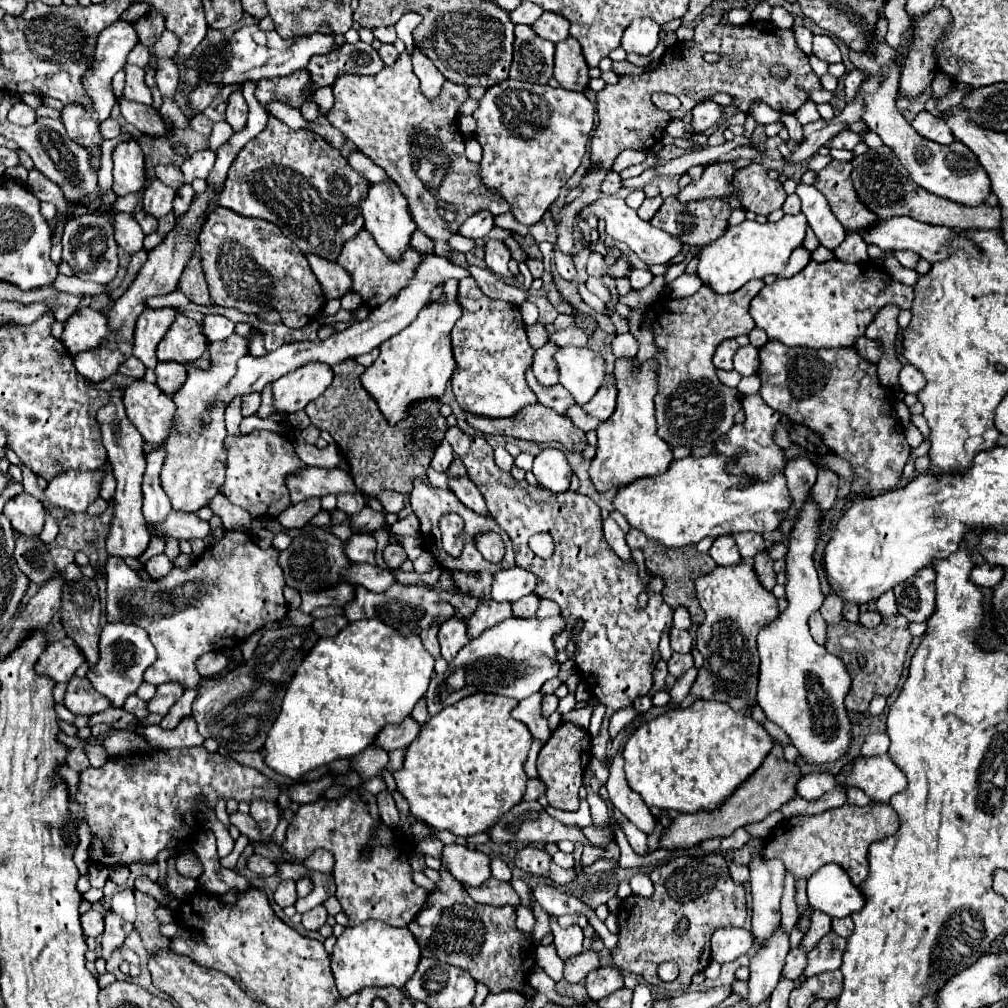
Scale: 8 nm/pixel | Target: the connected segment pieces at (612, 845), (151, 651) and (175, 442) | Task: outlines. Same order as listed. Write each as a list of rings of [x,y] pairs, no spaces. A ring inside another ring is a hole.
[[[615,840],[607,842],[603,846],[595,846],[595,848],[601,848],[603,850],[603,858],[607,858],[607,860],[619,860],[619,856],[621,856],[621,850],[619,850]]]
[[[109,622],[105,624],[99,640],[99,664],[87,672],[93,688],[105,694],[113,706],[123,706],[129,694],[135,694],[137,686],[143,682],[143,672],[155,662],[155,648],[151,642],[129,642],[129,624]]]
[[[253,328],[247,336],[231,334],[223,342],[211,342],[209,344],[209,368],[199,370],[193,362],[187,364],[187,382],[183,388],[173,396],[177,404],[177,436],[171,436],[167,444],[163,446],[167,452],[163,470],[161,470],[161,484],[167,496],[171,498],[171,504],[175,510],[185,512],[197,512],[199,508],[207,506],[209,500],[219,492],[225,478],[225,404],[223,402],[211,402],[213,396],[219,394],[223,386],[235,376],[237,372],[237,360],[249,354],[249,342],[255,334],[261,334],[257,328]],[[203,414],[211,416],[211,422],[203,422]]]

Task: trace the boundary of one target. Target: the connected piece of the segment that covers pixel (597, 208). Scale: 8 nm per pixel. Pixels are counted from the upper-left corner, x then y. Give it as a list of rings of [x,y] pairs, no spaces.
[[[603,196],[603,198],[595,200],[595,202],[585,204],[585,206],[579,210],[579,218],[585,220],[587,216],[595,216],[597,220],[603,220],[603,222],[605,222],[605,232],[607,232],[613,240],[625,242],[625,244],[627,244],[645,264],[649,264],[649,266],[653,266],[653,264],[669,264],[669,260],[673,260],[673,258],[681,252],[681,248],[683,248],[683,244],[681,244],[677,238],[673,238],[671,234],[667,234],[667,232],[663,232],[663,230],[651,226],[649,222],[641,220],[641,218],[637,216],[637,212],[635,212],[633,208],[629,208],[629,206],[625,204],[625,200],[619,198],[619,196]]]

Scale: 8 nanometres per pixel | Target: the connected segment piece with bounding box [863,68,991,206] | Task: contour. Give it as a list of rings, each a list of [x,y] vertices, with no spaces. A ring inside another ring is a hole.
[[[891,70],[887,74],[887,78],[883,80],[881,88],[877,94],[867,96],[865,98],[865,114],[863,114],[863,122],[867,124],[867,128],[875,134],[881,136],[881,140],[897,154],[897,158],[901,160],[901,164],[907,168],[911,180],[925,188],[927,192],[959,202],[963,206],[979,206],[985,204],[987,196],[991,194],[991,180],[987,178],[987,172],[983,170],[983,166],[979,164],[979,160],[975,158],[975,154],[961,142],[953,142],[949,146],[931,142],[923,136],[919,136],[911,124],[897,112],[895,108],[895,92],[899,88],[899,70]]]

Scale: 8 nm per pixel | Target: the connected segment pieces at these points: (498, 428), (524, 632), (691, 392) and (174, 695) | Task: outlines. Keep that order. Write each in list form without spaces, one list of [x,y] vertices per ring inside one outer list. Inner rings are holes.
[[[533,404],[527,406],[523,410],[523,414],[515,416],[515,418],[481,418],[481,416],[471,416],[469,414],[469,424],[483,432],[483,434],[501,434],[501,436],[511,436],[511,438],[521,438],[521,440],[529,440],[529,442],[539,442],[539,444],[549,444],[549,446],[557,446],[557,448],[565,448],[565,452],[583,452],[583,448],[587,446],[587,438],[585,434],[567,418],[567,416],[559,416],[555,410],[543,406],[543,404]]]
[[[563,616],[553,618],[507,618],[501,624],[485,630],[479,638],[473,638],[469,644],[465,644],[457,658],[449,664],[445,674],[435,674],[431,678],[429,690],[427,690],[427,708],[429,714],[439,714],[445,706],[451,706],[459,702],[461,698],[477,692],[491,692],[509,696],[515,700],[525,700],[527,696],[541,690],[541,686],[555,678],[559,674],[559,662],[557,662],[557,650],[555,650],[555,638],[567,628],[567,622],[563,622]],[[457,670],[467,670],[467,684],[459,690],[451,688],[447,684],[447,678]],[[495,670],[513,674],[515,680],[509,686],[495,682]]]
[[[751,280],[735,294],[711,294],[711,286],[701,286],[689,298],[665,298],[647,310],[649,324],[655,332],[655,344],[661,350],[655,356],[661,364],[659,392],[655,396],[657,434],[671,448],[713,444],[733,426],[733,416],[741,410],[739,390],[719,382],[711,358],[723,340],[749,334],[755,328],[749,316],[749,304],[763,286],[763,280]]]
[[[167,682],[157,686],[157,694],[147,702],[147,710],[167,716],[169,708],[179,700],[179,696],[183,694],[183,686],[177,682]]]

